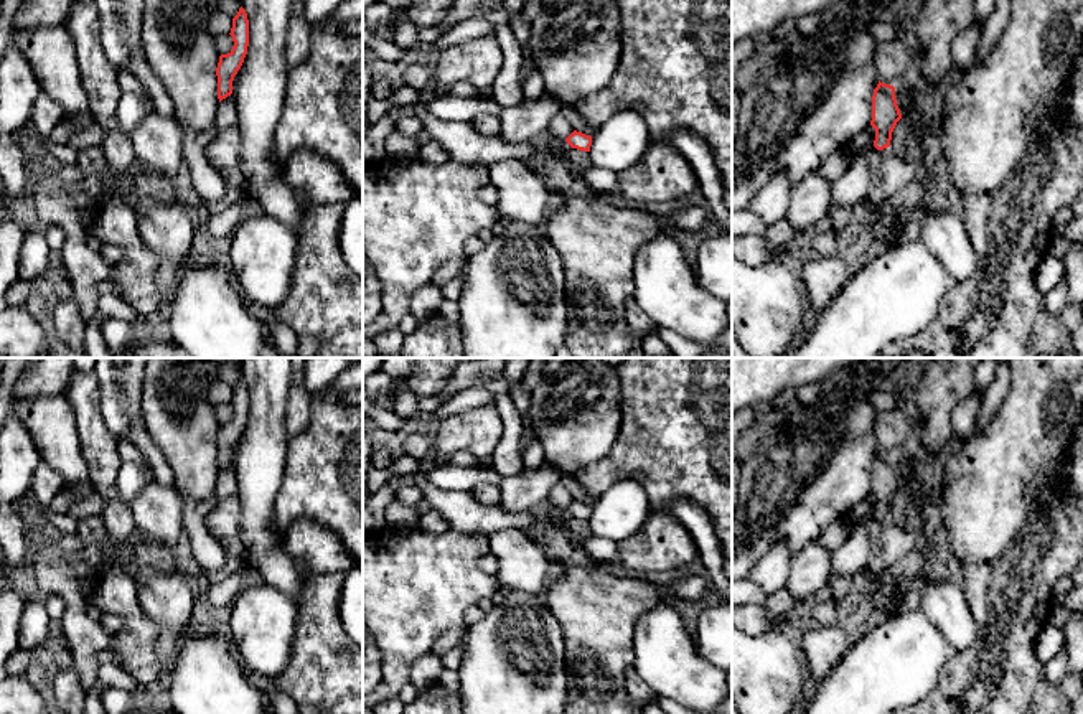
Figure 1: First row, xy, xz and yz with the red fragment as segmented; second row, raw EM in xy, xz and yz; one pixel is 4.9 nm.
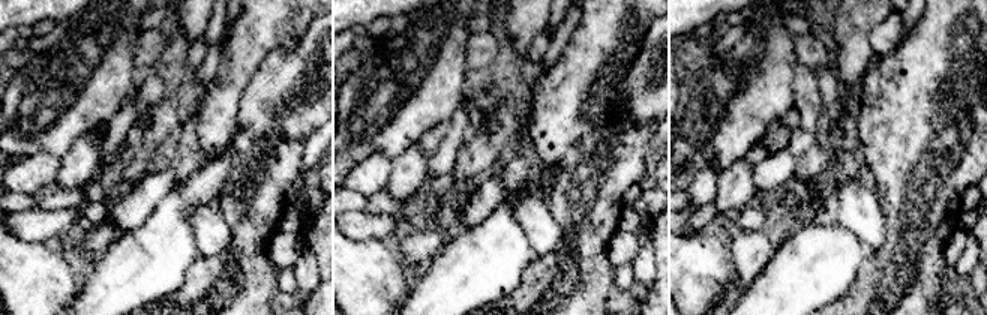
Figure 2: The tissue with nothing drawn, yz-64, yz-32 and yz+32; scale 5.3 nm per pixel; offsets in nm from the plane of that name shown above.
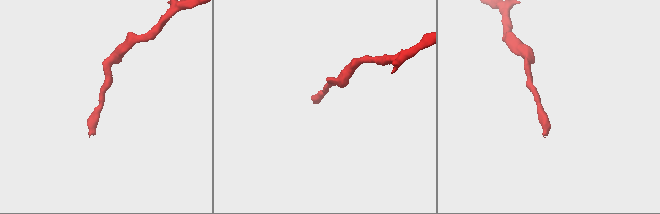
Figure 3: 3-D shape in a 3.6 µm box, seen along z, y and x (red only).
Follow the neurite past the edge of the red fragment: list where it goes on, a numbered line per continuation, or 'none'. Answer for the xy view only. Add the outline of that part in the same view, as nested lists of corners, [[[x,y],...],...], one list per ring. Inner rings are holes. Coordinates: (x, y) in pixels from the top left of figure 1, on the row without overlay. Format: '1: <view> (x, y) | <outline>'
none

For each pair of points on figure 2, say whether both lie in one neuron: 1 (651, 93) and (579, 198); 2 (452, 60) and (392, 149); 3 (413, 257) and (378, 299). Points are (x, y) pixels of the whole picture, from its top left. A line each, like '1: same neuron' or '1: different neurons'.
1: different neurons
2: same neuron
3: different neurons

